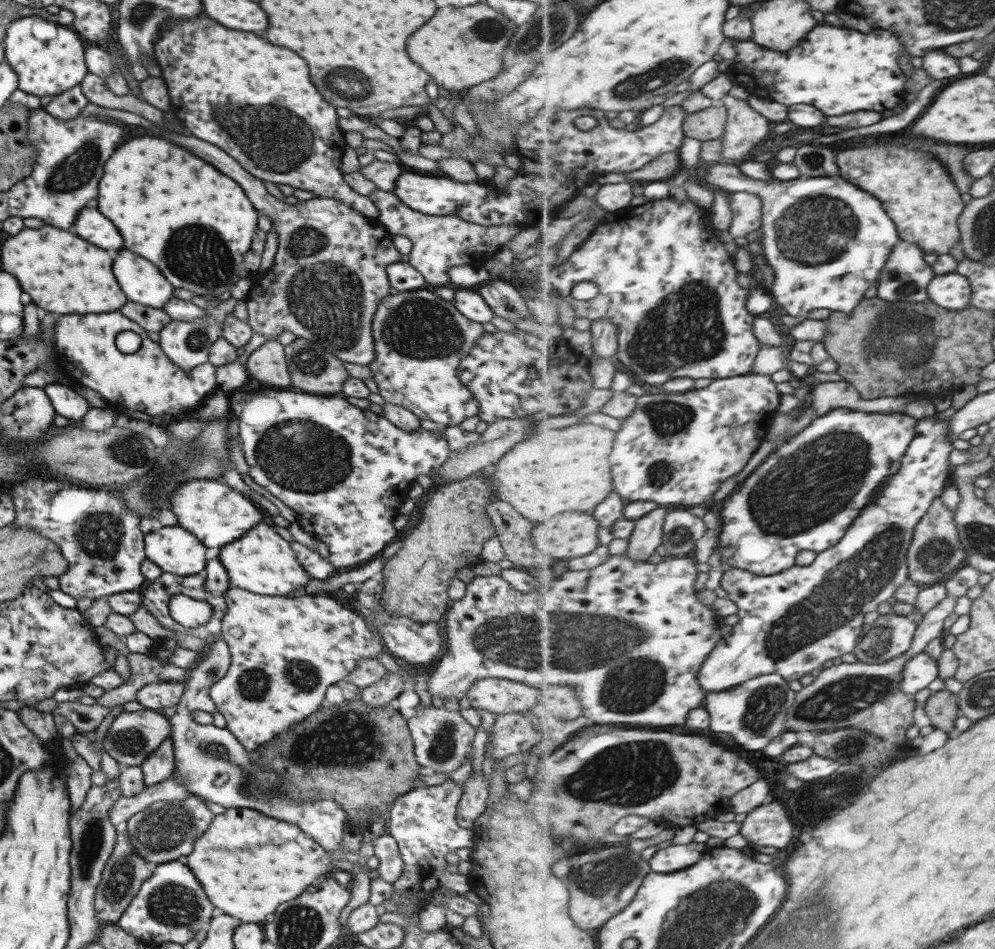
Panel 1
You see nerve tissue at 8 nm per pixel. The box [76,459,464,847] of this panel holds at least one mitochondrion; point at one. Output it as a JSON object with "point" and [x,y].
{"point":[355,736]}

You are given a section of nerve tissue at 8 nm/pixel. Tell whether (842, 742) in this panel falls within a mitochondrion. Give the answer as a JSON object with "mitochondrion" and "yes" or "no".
{"mitochondrion":"yes"}

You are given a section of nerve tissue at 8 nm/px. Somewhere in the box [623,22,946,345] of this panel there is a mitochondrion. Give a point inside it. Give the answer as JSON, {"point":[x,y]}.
{"point":[810,231]}

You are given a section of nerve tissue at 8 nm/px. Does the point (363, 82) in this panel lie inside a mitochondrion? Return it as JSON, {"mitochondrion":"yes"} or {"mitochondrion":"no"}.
{"mitochondrion":"yes"}

